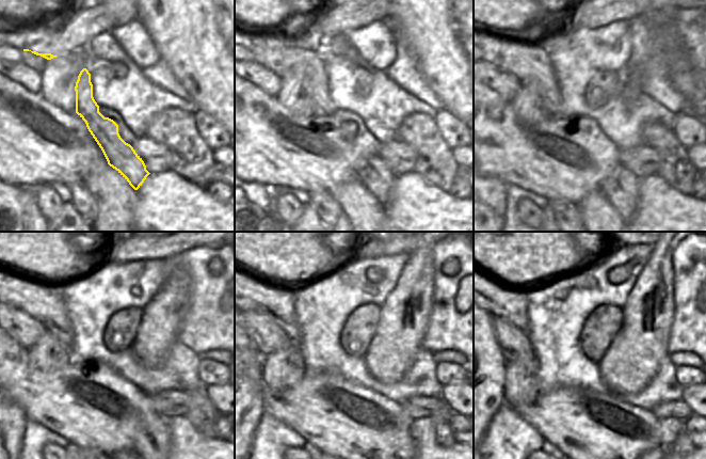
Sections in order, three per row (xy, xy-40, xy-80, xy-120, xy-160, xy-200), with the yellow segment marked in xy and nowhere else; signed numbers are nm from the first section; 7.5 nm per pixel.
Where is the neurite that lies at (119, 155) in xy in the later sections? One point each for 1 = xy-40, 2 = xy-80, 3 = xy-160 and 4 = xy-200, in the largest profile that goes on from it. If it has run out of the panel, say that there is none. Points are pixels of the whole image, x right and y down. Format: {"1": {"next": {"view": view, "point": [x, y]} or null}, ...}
{"1": {"next": {"view": "xy-40", "point": [278, 61]}}, "2": {"next": {"view": "xy-80", "point": [532, 66]}}, "3": {"next": {"view": "xy-160", "point": [276, 301]}}, "4": {"next": {"view": "xy-200", "point": [508, 302]}}}

